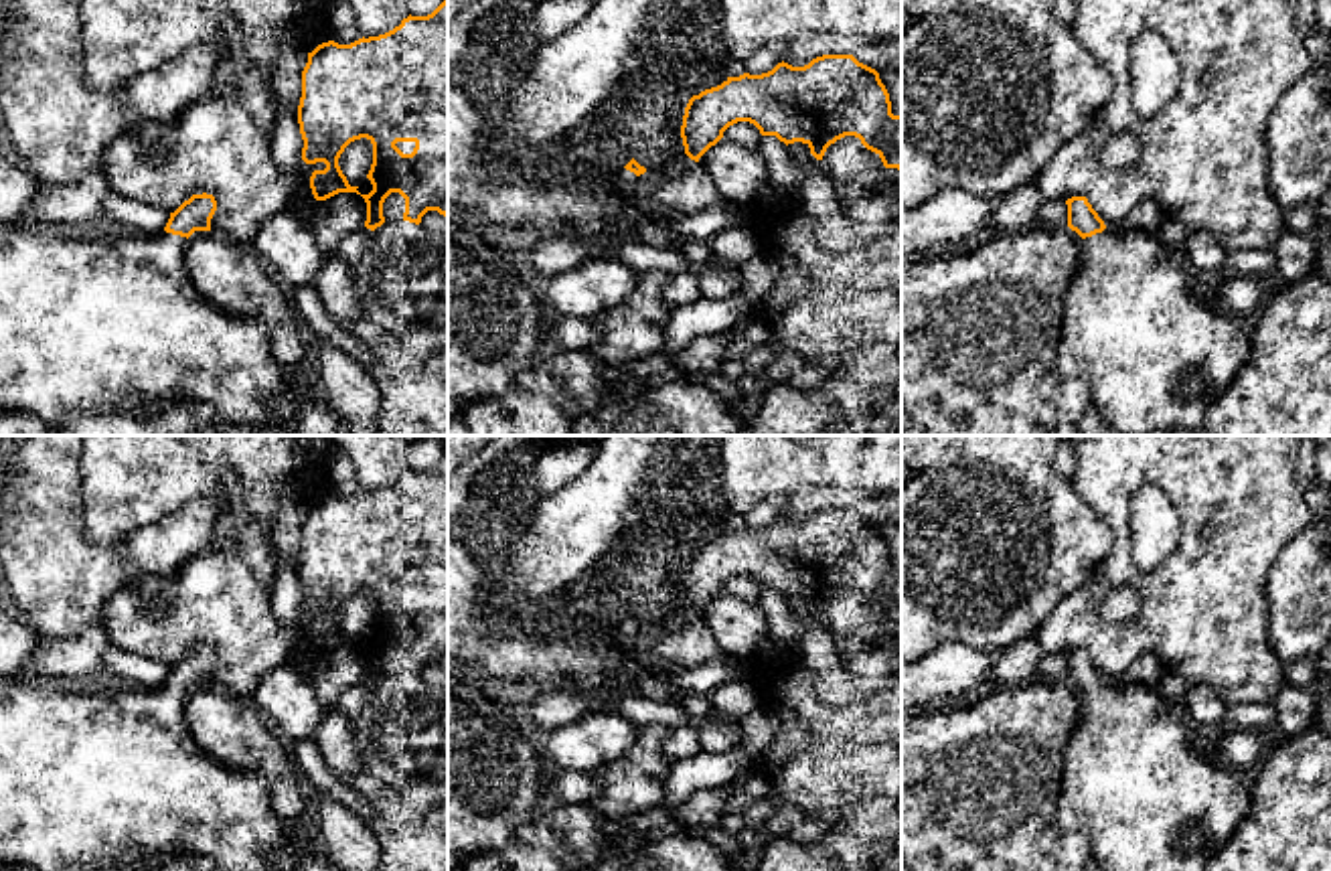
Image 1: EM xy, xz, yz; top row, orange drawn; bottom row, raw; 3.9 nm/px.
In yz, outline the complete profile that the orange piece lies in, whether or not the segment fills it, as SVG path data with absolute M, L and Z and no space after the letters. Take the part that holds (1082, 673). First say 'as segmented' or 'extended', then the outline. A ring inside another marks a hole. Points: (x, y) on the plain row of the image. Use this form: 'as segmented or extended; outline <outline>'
extended; outline M1072 650L1068 681L1084 695L1078 723L1064 749L1064 770L1058 794L1058 826L1088 839L1092 861L1102 871L1205 871L1209 859L1220 853L1238 824L1250 812L1250 790L1234 770L1205 760L1193 747L1193 735L1179 713L1157 687L1126 681L1110 687L1086 650Z

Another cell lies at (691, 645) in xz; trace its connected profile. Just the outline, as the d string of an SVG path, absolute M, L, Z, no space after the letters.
M699 616L681 628L658 634L652 654L675 668L695 668L727 656Z

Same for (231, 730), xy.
M207 685L186 695L184 723L209 758L233 770L259 774L271 810L290 826L298 824L306 784L276 727L251 699Z

